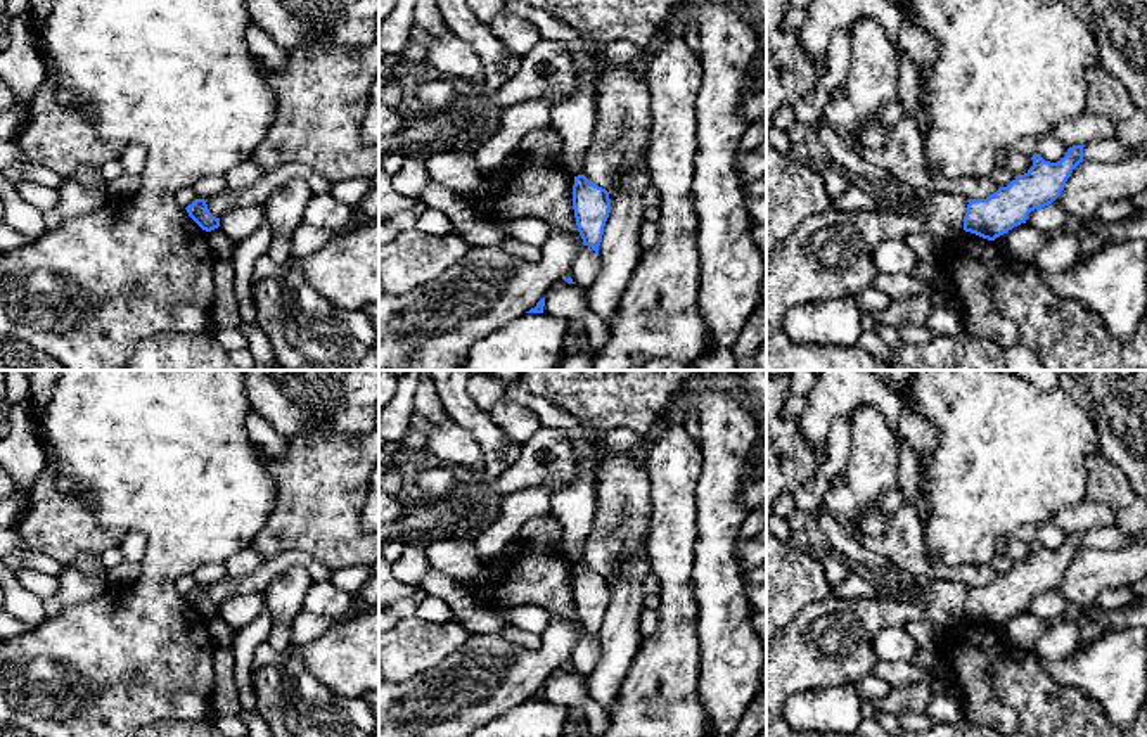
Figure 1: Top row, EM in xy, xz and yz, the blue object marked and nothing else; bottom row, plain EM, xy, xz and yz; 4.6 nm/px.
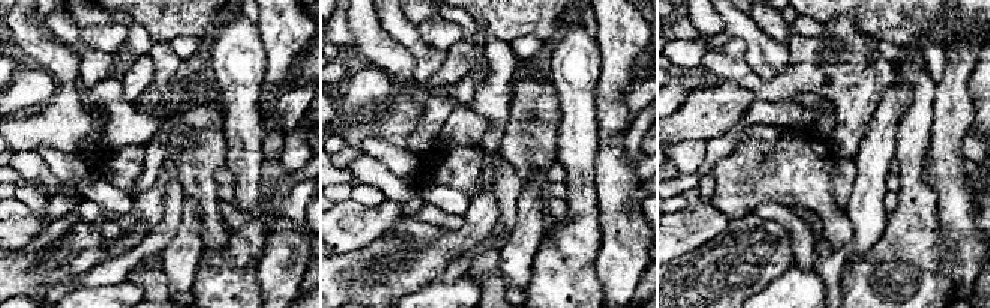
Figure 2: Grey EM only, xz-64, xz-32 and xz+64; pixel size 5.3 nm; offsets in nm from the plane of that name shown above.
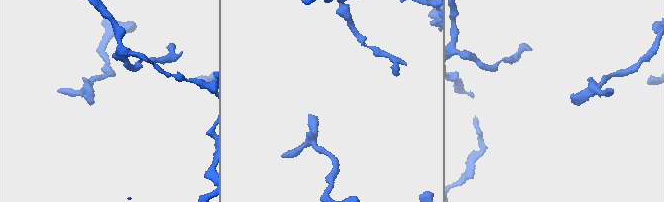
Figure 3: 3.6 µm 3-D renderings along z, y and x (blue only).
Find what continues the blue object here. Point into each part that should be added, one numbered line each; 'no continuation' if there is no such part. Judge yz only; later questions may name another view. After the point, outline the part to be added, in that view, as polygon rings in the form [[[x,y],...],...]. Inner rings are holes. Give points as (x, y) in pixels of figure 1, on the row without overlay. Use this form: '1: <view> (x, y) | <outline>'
no continuation

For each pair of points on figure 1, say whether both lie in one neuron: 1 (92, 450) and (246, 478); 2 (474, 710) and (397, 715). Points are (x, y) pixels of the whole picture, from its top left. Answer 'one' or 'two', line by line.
1: one
2: one

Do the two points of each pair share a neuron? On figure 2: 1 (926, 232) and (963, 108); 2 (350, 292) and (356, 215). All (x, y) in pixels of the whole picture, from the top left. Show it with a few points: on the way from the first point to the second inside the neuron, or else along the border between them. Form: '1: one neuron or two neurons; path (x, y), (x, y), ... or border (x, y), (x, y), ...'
1: two neurons; border (932, 188), (938, 197), (938, 220), (942, 230)
2: two neurons; border (383, 233), (366, 245), (336, 256)

